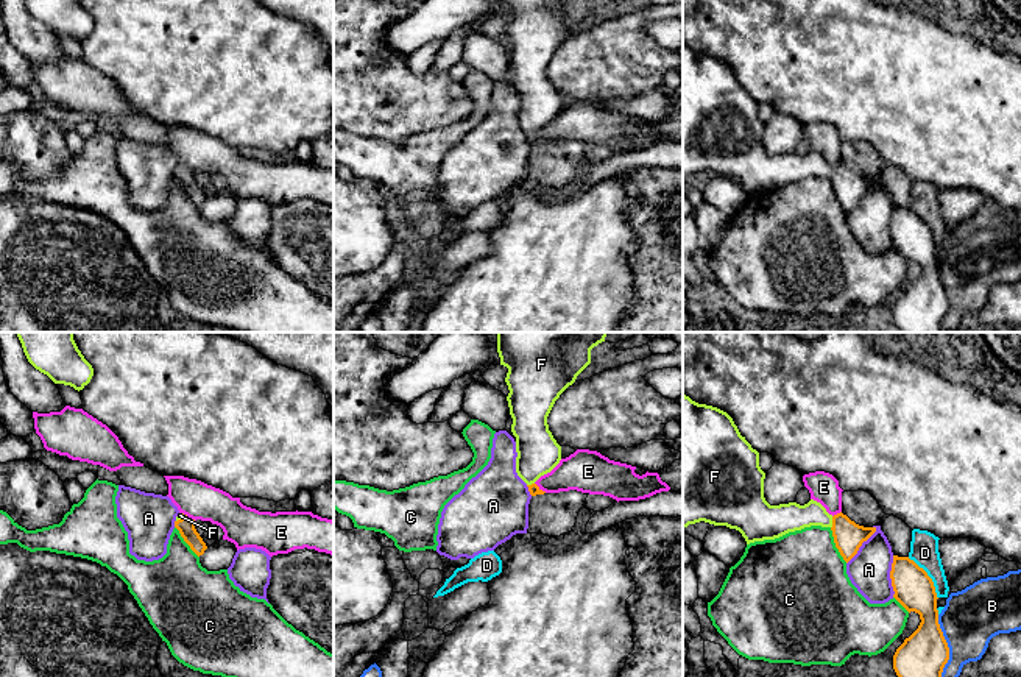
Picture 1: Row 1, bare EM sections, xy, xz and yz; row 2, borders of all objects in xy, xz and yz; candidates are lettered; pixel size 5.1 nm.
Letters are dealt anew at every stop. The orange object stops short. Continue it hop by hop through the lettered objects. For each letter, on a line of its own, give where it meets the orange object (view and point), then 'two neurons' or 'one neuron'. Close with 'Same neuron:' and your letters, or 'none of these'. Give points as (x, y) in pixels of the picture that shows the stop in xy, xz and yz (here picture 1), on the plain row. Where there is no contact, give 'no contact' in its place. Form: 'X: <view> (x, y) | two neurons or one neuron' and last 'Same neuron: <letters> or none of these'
A: yz (890, 226) | two neurons
B: yz (948, 298) | two neurons
C: yz (836, 195) | two neurons
D: yz (928, 226) | two neurons
E: xy (187, 167) | two neurons
F: yz (833, 173) | one neuron
Same neuron: F

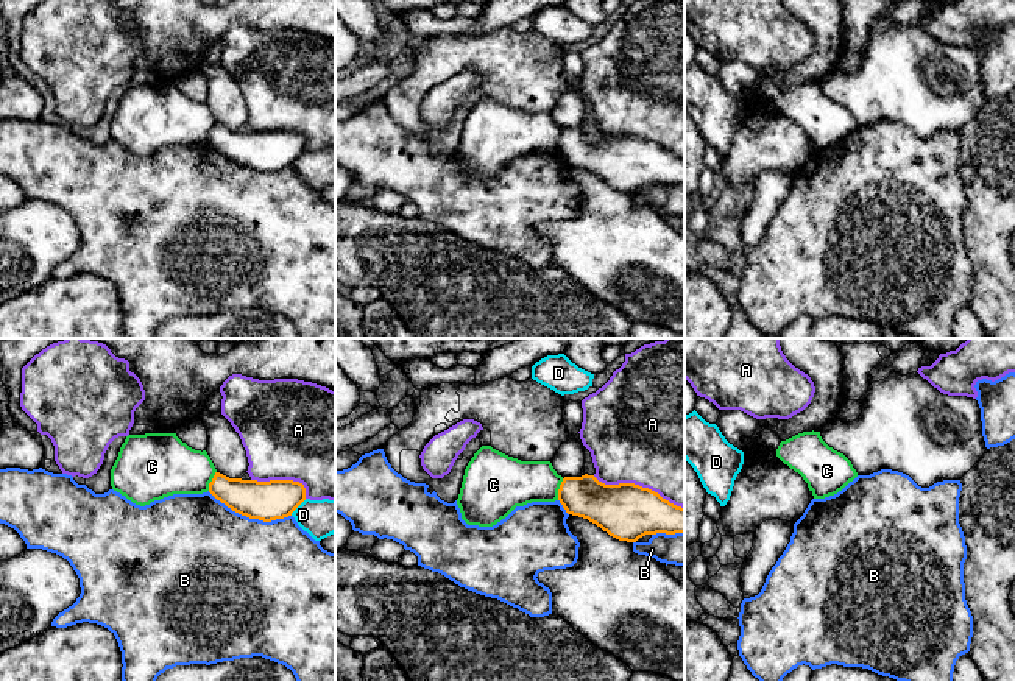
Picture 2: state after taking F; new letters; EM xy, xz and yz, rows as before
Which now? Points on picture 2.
A: xz (638, 136) | two neurons
B: xy (250, 169) | two neurons
C: xz (558, 141) | two neurons
D: xy (298, 156) | two neurons
Same neuron: none of these

